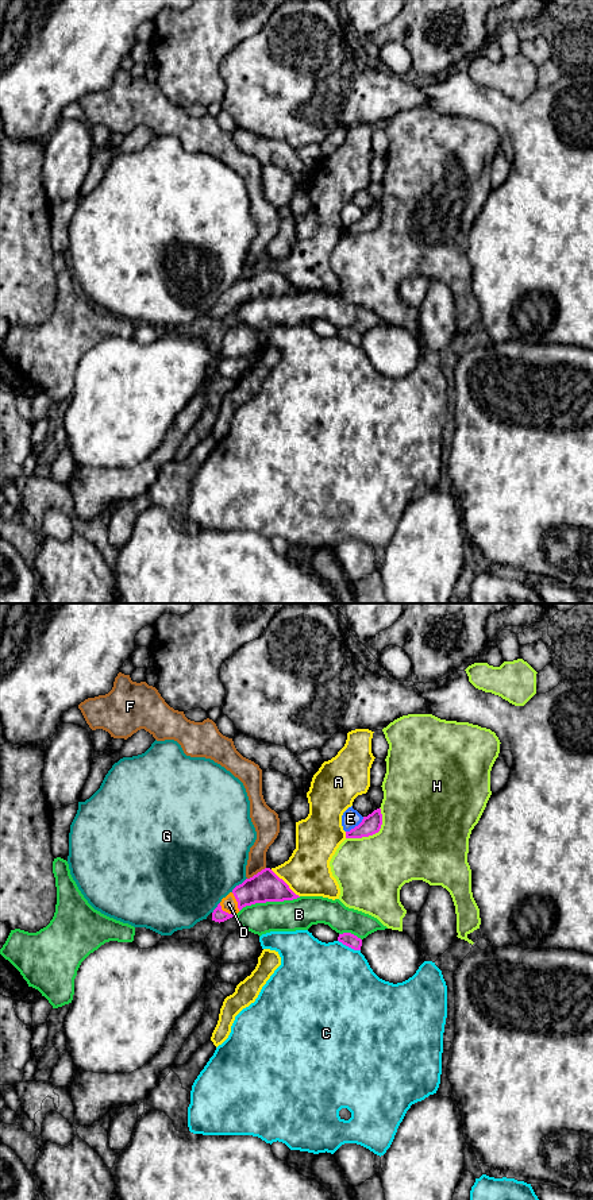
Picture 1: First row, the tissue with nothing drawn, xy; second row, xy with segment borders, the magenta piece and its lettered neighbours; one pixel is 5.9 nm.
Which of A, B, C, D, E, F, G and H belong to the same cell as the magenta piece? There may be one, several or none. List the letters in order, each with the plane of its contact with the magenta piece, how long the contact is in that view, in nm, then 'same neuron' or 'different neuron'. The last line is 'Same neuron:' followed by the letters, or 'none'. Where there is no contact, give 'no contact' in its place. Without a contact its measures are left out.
A: contact in xy; length 240 nm; different neuron
B: contact in xy; length 380 nm; different neuron
C: contact in xy; length 150 nm; different neuron
D: contact in xy; length 120 nm; same neuron
E: contact in xy; length 140 nm; different neuron
F: contact in xy; length 130 nm; different neuron
G: contact in xy; length 130 nm; different neuron
H: contact in xy; length 280 nm; different neuron
Same neuron: D

